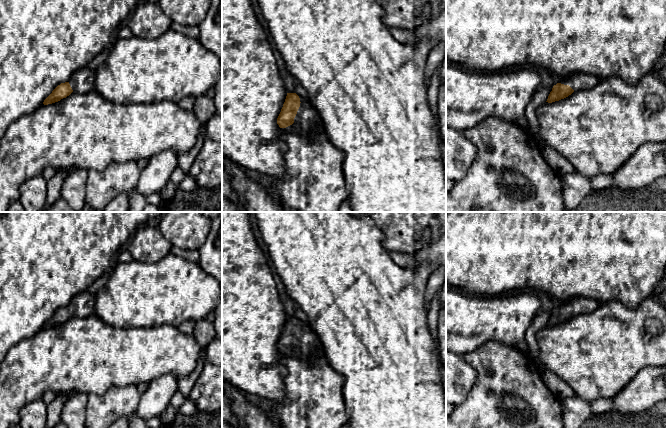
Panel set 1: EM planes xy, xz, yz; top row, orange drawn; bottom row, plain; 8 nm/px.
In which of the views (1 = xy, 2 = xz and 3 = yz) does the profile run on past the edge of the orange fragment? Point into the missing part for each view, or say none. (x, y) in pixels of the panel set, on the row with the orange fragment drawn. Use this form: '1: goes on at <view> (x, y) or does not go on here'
1: goes on at xy (83, 81)
2: goes on at xz (307, 120)
3: goes on at yz (579, 81)

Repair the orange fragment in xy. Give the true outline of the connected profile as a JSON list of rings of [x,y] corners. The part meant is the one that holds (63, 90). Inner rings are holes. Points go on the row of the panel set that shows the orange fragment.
[[[84,67],[76,71],[69,82],[61,83],[44,100],[48,105],[60,101],[72,92],[84,94],[95,90],[95,69]]]

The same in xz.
[[[287,93],[277,124],[286,128],[293,123],[298,127],[298,133],[308,138],[323,127],[320,116],[309,102],[301,103],[296,93]]]

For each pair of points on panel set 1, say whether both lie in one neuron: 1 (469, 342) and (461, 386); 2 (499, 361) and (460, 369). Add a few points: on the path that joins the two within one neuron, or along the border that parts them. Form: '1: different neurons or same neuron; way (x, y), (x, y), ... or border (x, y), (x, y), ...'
1: different neurons; border (456, 353), (462, 355)
2: different neurons; border (462, 355), (476, 374), (476, 380), (471, 390)

